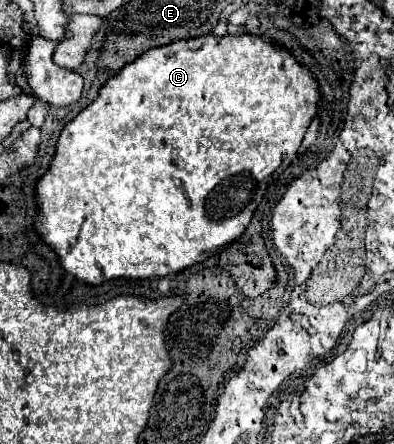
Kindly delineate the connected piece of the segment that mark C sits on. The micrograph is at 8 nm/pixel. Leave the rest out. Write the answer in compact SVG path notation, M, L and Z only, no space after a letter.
M210 33L194 39L180 39L164 47L154 47L132 63L124 65L118 75L108 79L98 91L98 97L62 129L54 159L34 187L34 199L38 205L34 231L38 231L40 239L60 257L62 269L86 285L102 285L104 281L112 279L166 277L180 273L194 263L202 263L242 235L242 227L246 229L250 223L266 187L272 183L274 172L286 159L288 167L296 158L304 133L316 115L318 99L318 83L308 73L308 69L302 67L290 53L270 43L266 37L224 35L216 39Z

